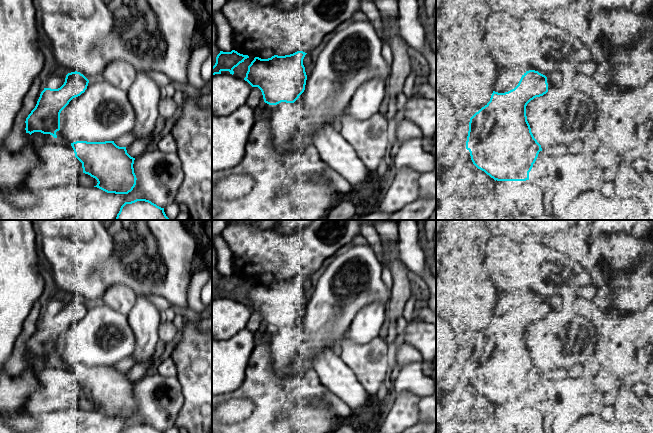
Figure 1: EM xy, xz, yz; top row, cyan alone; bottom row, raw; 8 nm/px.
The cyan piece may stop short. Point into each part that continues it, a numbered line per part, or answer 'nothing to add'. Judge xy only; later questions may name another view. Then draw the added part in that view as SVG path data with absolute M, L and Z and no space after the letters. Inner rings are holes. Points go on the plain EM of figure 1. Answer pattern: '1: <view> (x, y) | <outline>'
nothing to add

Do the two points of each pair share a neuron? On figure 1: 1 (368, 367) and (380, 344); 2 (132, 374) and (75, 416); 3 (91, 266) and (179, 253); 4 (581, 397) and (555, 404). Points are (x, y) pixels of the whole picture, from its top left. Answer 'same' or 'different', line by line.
1: same
2: different
3: same
4: same

